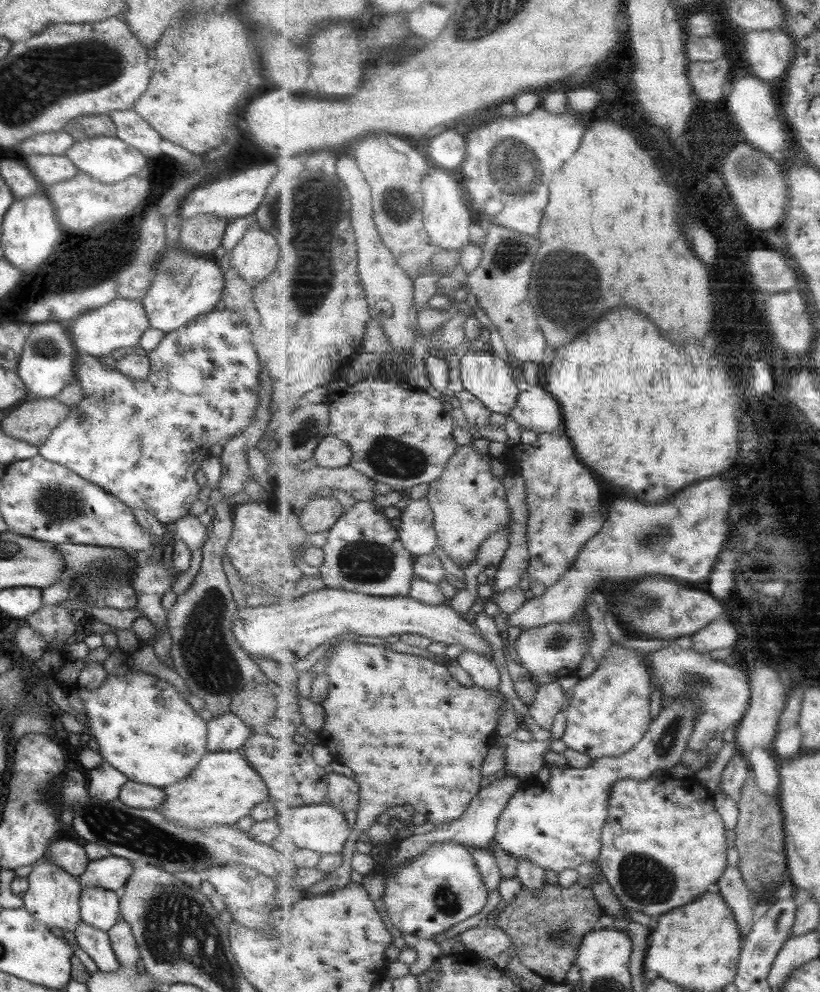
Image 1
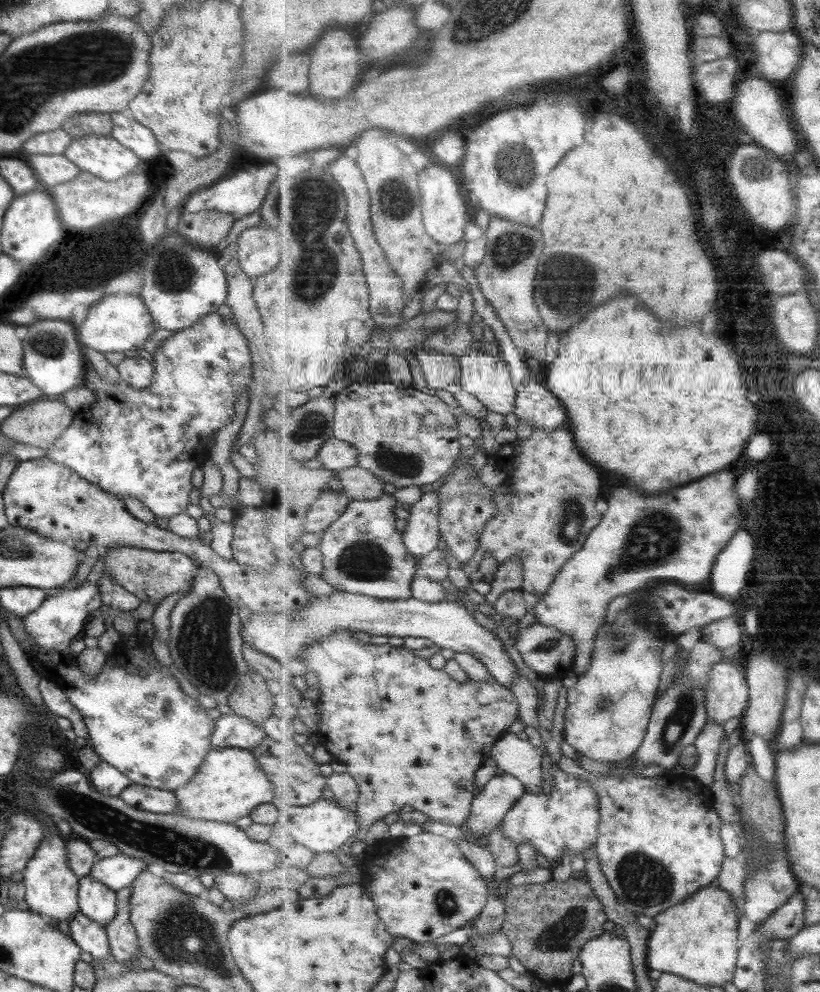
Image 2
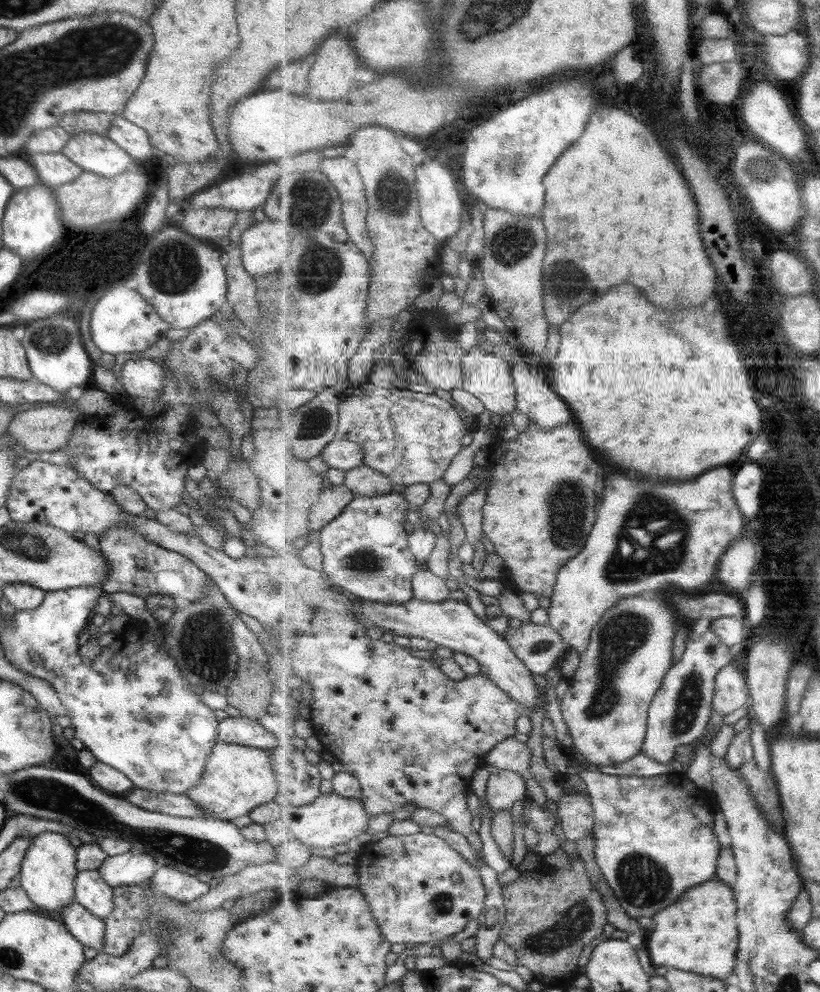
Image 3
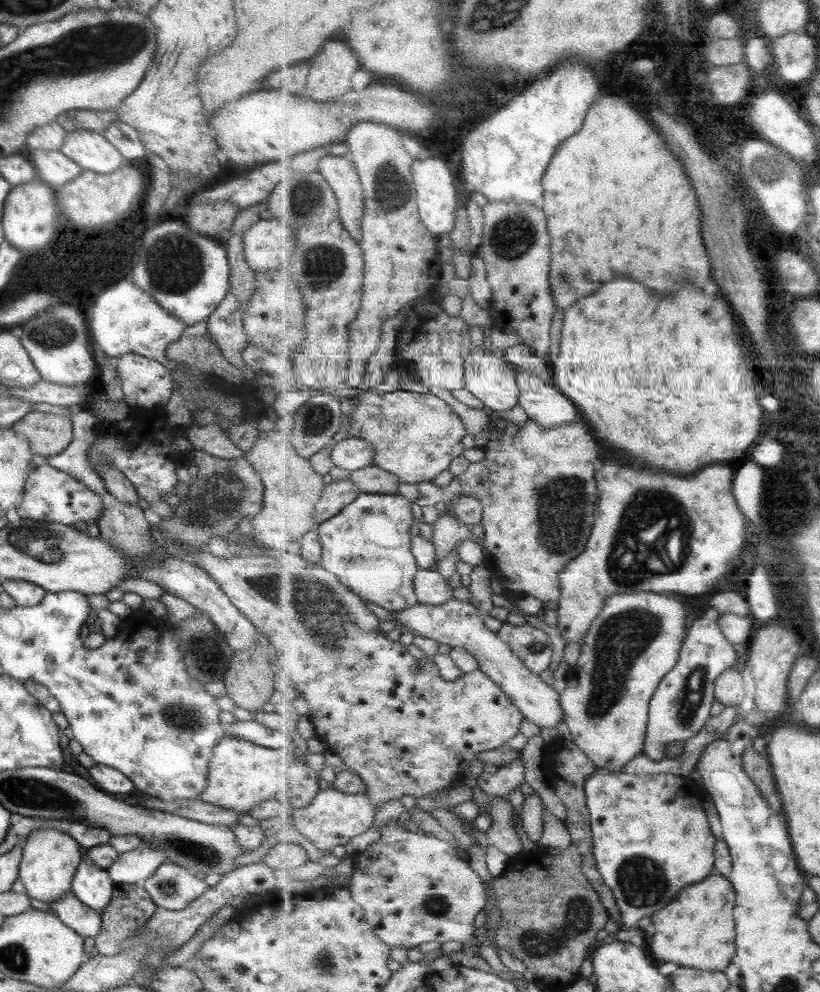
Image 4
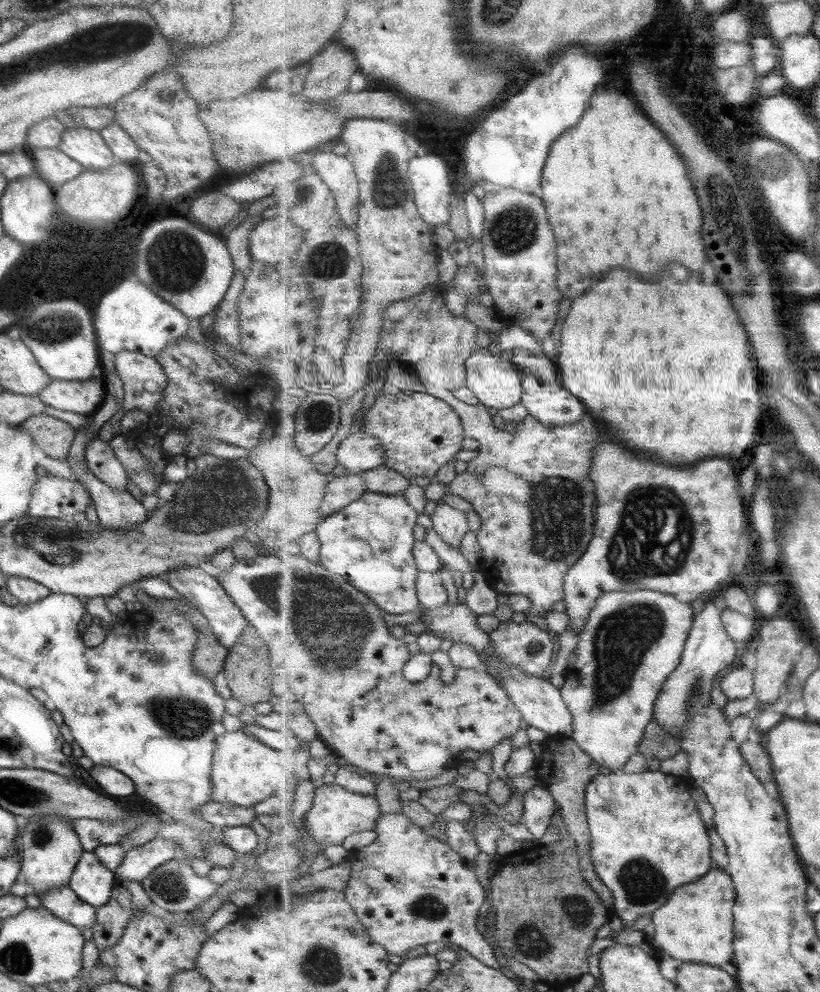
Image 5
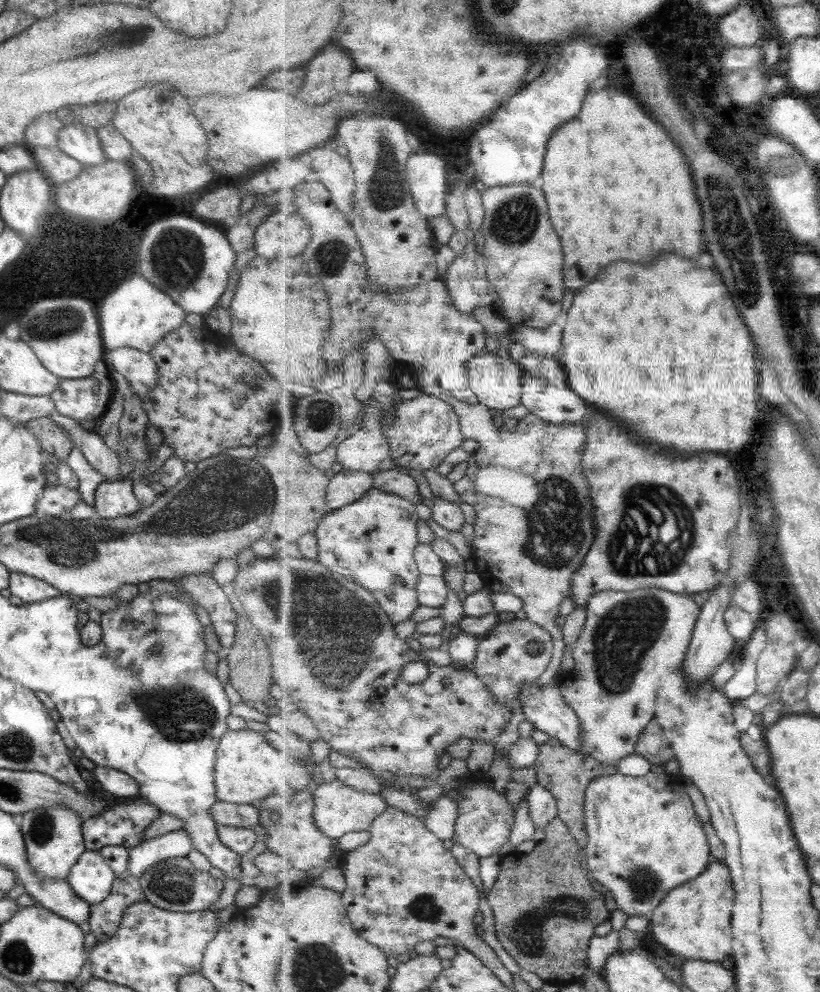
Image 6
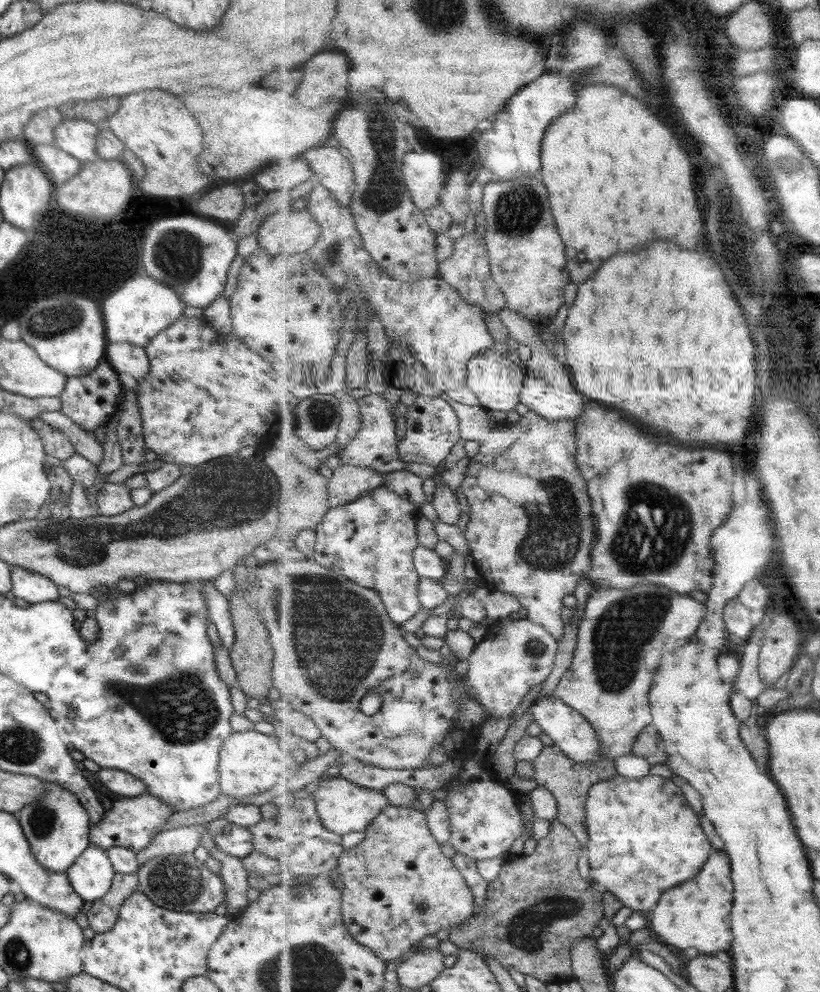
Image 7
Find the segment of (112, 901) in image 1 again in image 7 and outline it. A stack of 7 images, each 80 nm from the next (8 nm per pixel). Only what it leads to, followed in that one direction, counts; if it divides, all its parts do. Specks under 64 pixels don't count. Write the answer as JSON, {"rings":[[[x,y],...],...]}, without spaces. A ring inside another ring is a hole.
{"rings":[[[88,845],[65,874],[75,895],[88,905],[99,901],[109,891],[116,873],[105,855],[105,850]]]}

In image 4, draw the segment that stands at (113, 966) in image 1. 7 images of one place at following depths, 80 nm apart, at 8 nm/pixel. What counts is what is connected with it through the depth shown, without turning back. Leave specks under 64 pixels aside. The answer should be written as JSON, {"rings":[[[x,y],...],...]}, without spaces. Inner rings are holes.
{"rings":[[[71,892],[56,902],[49,903],[48,907],[67,928],[81,937],[94,939],[100,931],[100,914],[77,901]]]}

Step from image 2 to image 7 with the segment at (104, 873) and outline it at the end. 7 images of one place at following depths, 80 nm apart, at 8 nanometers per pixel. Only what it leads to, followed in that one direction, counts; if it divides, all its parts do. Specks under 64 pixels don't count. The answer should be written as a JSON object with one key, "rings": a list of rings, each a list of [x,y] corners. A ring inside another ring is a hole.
{"rings":[[[199,826],[161,831],[141,852],[136,854],[137,869],[159,856],[193,853],[199,844]]]}

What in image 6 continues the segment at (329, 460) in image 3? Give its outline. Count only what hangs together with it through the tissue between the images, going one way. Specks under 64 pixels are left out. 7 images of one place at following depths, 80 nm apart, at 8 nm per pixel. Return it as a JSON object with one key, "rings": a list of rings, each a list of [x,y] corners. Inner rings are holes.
{"rings":[[[372,397],[360,402],[364,404],[365,410],[362,417],[362,423],[360,428],[351,436],[344,438],[343,442],[337,446],[337,462],[339,462],[344,468],[355,471],[367,471],[369,473],[377,472],[378,470],[391,470],[399,469],[405,470],[409,476],[413,476],[419,484],[419,494],[424,499],[432,500],[432,495],[427,481],[421,474],[420,470],[413,470],[413,468],[404,468],[404,466],[397,466],[395,461],[391,458],[391,447],[389,444],[388,436],[385,433],[385,411],[382,410],[382,404]]]}

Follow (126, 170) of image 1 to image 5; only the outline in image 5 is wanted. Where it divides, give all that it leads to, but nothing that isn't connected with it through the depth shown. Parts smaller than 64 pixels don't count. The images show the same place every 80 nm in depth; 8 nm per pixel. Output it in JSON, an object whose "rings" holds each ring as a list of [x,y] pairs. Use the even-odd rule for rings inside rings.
{"rings":[[[80,125],[65,129],[56,148],[85,170],[103,170],[115,162],[114,154],[98,131]]]}

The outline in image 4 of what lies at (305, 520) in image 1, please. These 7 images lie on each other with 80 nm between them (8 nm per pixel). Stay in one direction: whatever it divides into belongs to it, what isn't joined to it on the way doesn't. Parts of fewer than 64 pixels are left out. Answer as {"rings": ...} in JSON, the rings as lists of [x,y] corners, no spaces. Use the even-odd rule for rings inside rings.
{"rings":[[[347,479],[327,485],[324,488],[322,501],[316,506],[314,514],[316,522],[320,526],[330,518],[337,516],[347,505],[357,500],[362,493],[359,485],[355,485]]]}

